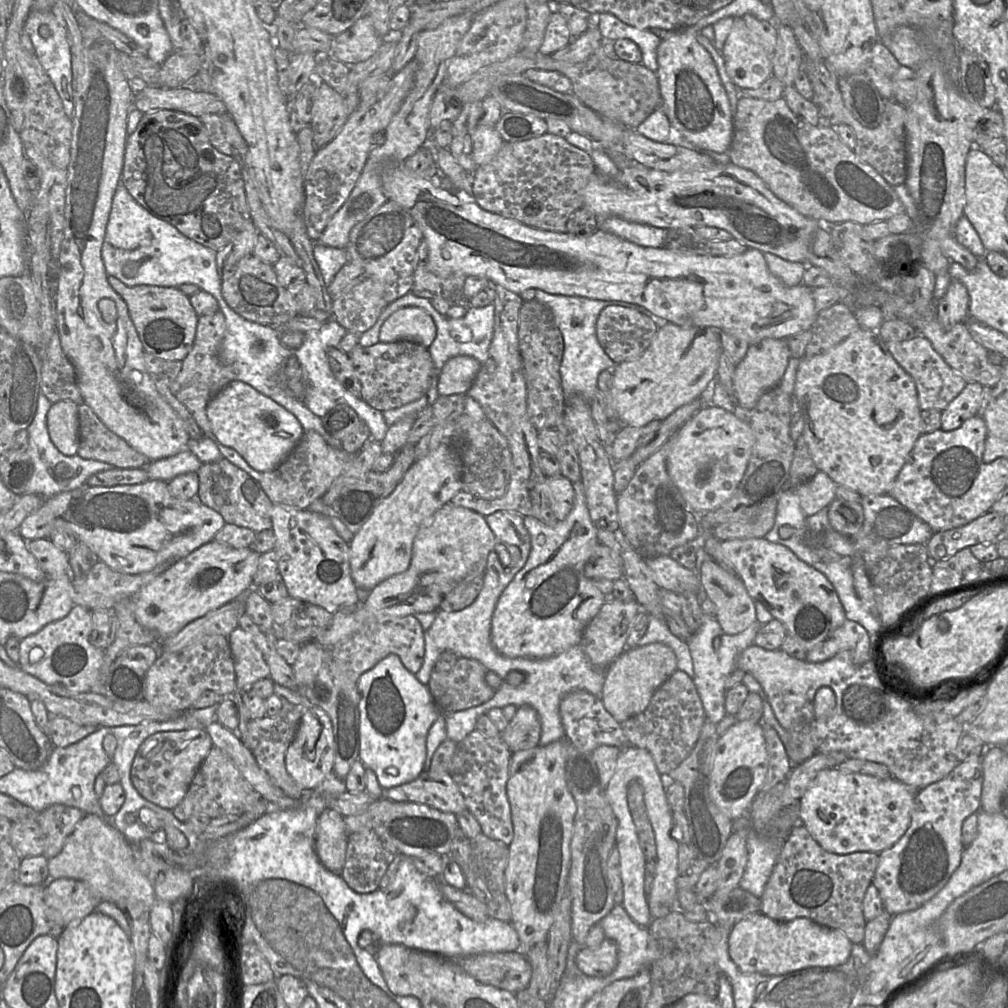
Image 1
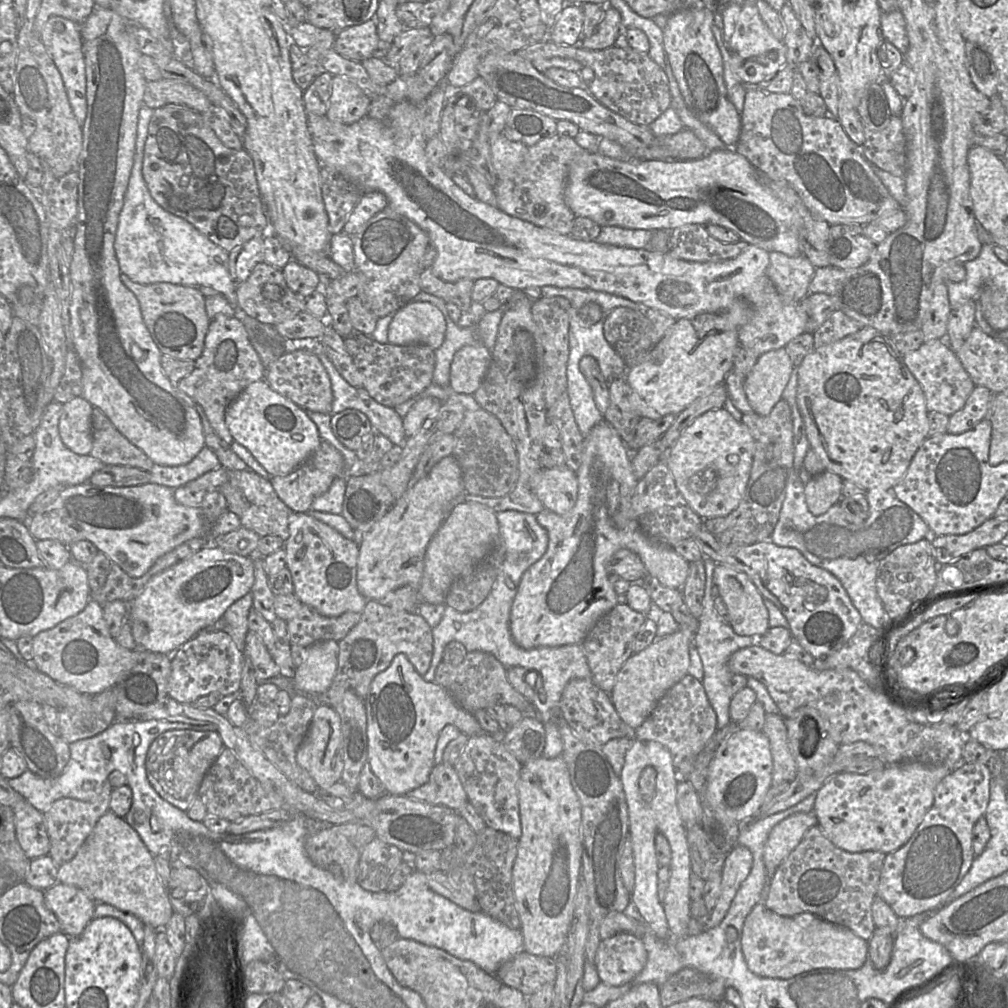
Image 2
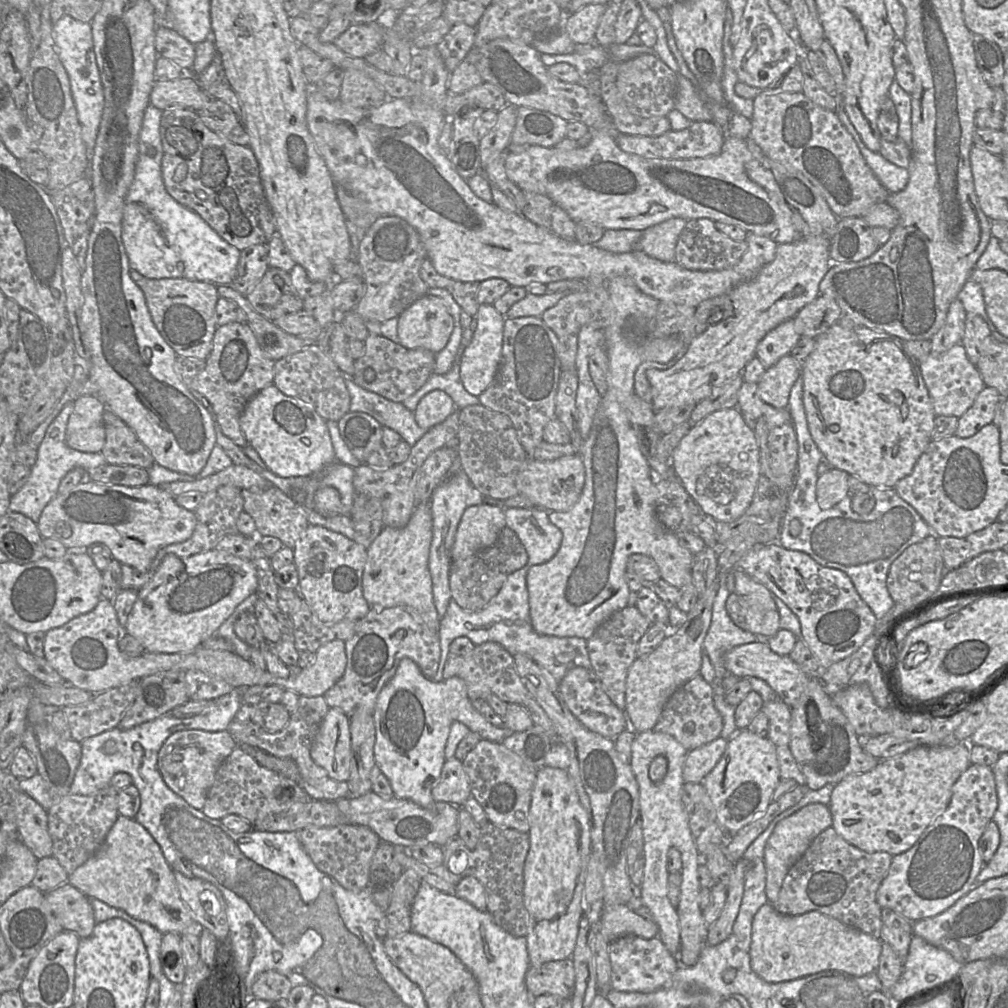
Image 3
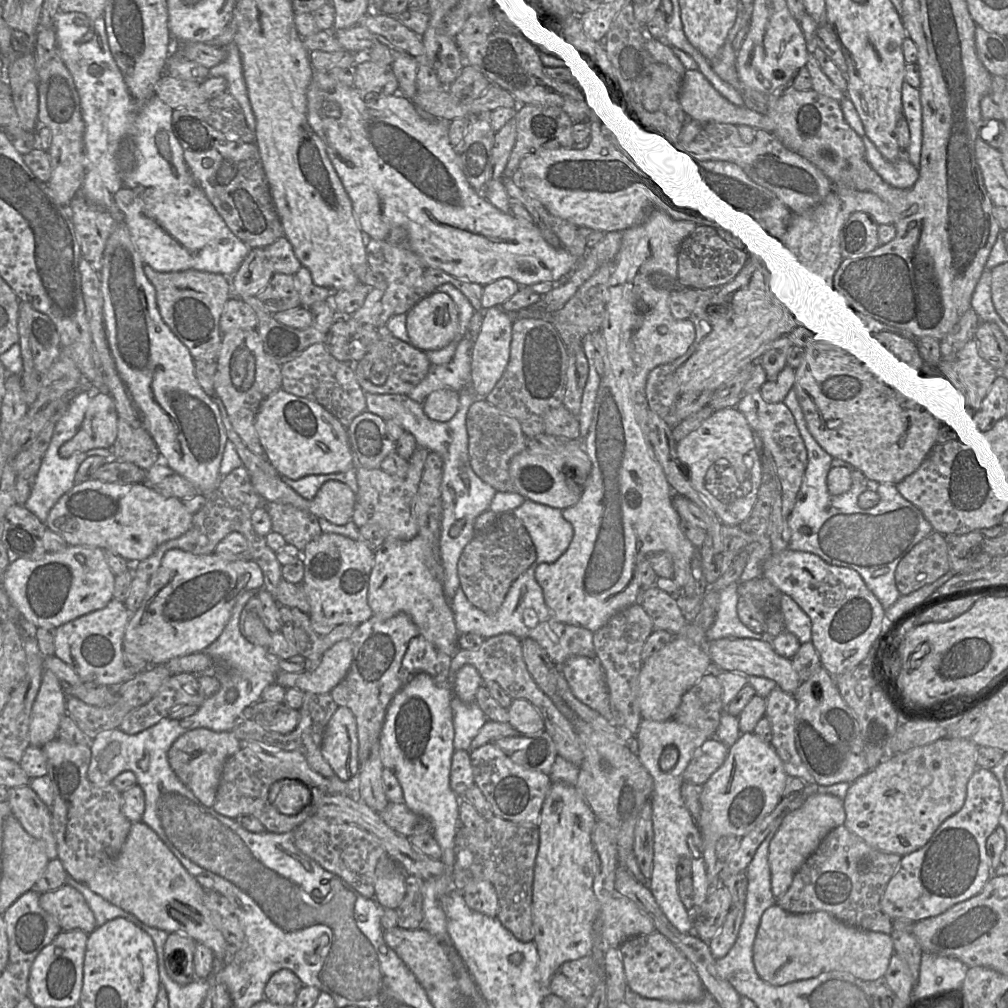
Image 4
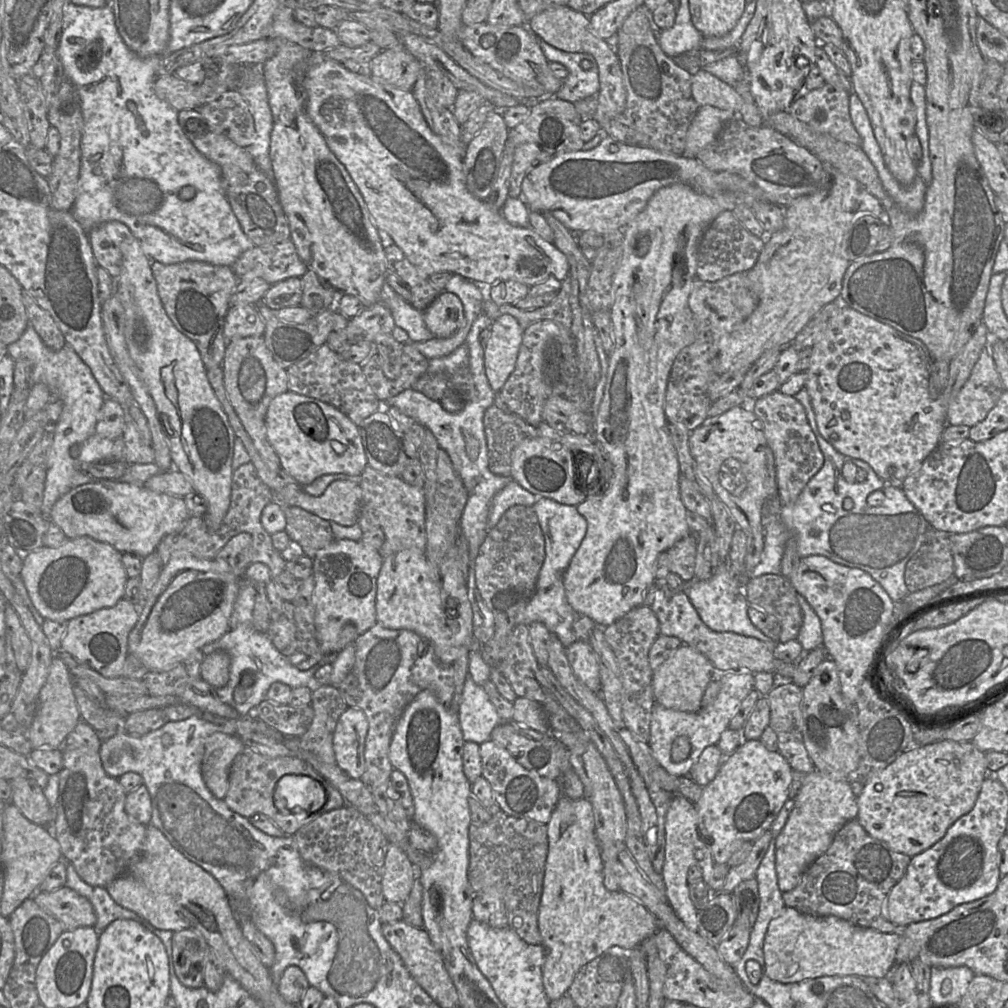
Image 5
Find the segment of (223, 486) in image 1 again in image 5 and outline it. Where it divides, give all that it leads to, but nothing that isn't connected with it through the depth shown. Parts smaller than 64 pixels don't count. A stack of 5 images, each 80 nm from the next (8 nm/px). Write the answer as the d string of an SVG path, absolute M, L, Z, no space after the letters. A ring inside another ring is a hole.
M283 507L286 517L285 532L298 543L304 555L314 558L316 553L335 540L330 522L300 507Z

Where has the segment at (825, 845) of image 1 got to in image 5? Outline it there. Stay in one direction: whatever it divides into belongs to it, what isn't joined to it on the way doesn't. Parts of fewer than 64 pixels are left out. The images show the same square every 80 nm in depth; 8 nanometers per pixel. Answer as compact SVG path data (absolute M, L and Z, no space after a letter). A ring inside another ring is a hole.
M941 740L912 748L862 786L857 795L856 820L873 838L887 843L896 852L913 857L933 846L957 819L973 809L983 781L991 774L985 753L972 742Z

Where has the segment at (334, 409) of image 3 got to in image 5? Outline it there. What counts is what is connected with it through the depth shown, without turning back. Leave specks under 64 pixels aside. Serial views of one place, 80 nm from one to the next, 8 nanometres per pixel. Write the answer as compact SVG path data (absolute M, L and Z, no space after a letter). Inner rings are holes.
M323 344L310 355L286 369L288 391L327 403L345 414L357 426L378 411L385 411L380 401L369 386L362 364L343 360L328 345Z

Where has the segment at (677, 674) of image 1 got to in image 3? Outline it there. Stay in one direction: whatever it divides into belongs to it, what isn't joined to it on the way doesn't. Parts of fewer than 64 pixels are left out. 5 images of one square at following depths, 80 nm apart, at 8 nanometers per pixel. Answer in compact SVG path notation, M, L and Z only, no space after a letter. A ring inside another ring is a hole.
M697 675L679 687L666 702L652 730L673 736L688 751L717 739L722 730L722 717L714 705L712 684Z

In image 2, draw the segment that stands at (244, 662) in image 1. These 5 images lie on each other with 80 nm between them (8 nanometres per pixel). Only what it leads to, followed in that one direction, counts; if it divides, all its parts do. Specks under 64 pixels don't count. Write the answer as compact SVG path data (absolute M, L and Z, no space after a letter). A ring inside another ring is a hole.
M249 630L245 636L243 655L252 665L255 677L259 682L280 675L280 670L274 662L261 638Z

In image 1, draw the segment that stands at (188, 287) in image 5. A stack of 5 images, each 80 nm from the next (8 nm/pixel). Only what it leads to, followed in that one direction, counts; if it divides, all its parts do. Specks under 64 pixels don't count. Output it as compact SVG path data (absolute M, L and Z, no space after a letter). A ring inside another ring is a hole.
M110 275L108 282L126 302L144 351L165 360L183 361L194 345L199 318L189 296L176 287L127 286Z

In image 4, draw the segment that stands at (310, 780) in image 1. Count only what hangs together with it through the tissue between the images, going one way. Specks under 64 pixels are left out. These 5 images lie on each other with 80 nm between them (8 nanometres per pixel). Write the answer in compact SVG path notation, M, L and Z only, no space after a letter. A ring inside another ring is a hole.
M338 707L323 736L322 755L342 781L355 781L360 771L357 723L352 711Z

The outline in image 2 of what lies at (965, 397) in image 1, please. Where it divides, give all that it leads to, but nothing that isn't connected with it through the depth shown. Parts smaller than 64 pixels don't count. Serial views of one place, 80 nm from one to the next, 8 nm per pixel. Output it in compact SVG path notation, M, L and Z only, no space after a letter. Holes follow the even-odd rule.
M976 386L965 406L949 417L947 432L958 435L970 431L986 419L991 411L994 393L984 386Z

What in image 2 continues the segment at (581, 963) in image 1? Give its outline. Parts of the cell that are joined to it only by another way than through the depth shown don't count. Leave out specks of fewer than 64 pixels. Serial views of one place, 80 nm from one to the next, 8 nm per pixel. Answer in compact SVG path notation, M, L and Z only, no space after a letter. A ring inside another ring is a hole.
M620 933L600 942L594 965L603 983L618 987L632 984L645 967L647 957L641 937Z

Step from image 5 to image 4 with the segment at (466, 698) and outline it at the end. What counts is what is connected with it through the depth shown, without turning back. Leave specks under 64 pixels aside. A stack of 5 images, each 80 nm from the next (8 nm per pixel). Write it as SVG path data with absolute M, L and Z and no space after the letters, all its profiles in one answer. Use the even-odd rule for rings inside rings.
M456 696L451 701L456 751L469 750L471 741L488 721L476 702L464 703Z

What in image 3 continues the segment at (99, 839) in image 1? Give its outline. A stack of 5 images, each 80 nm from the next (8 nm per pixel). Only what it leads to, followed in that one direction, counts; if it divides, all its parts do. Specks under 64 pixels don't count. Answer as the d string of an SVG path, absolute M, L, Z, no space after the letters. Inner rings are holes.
M119 815L98 851L70 874L67 882L89 898L99 899L112 907L121 909L133 918L152 925L163 934L169 932L199 937L204 930L183 902L176 884L174 870L166 861L161 847L149 831L135 819Z

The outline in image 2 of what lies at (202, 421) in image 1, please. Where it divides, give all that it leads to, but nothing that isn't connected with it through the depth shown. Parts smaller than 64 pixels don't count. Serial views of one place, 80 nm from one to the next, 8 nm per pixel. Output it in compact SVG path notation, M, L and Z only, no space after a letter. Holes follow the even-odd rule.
M227 316L211 320L203 352L194 365L193 371L180 380L177 388L203 408L213 431L223 442L231 445L235 441L225 422L226 409L248 385L265 380L267 372L243 322Z

